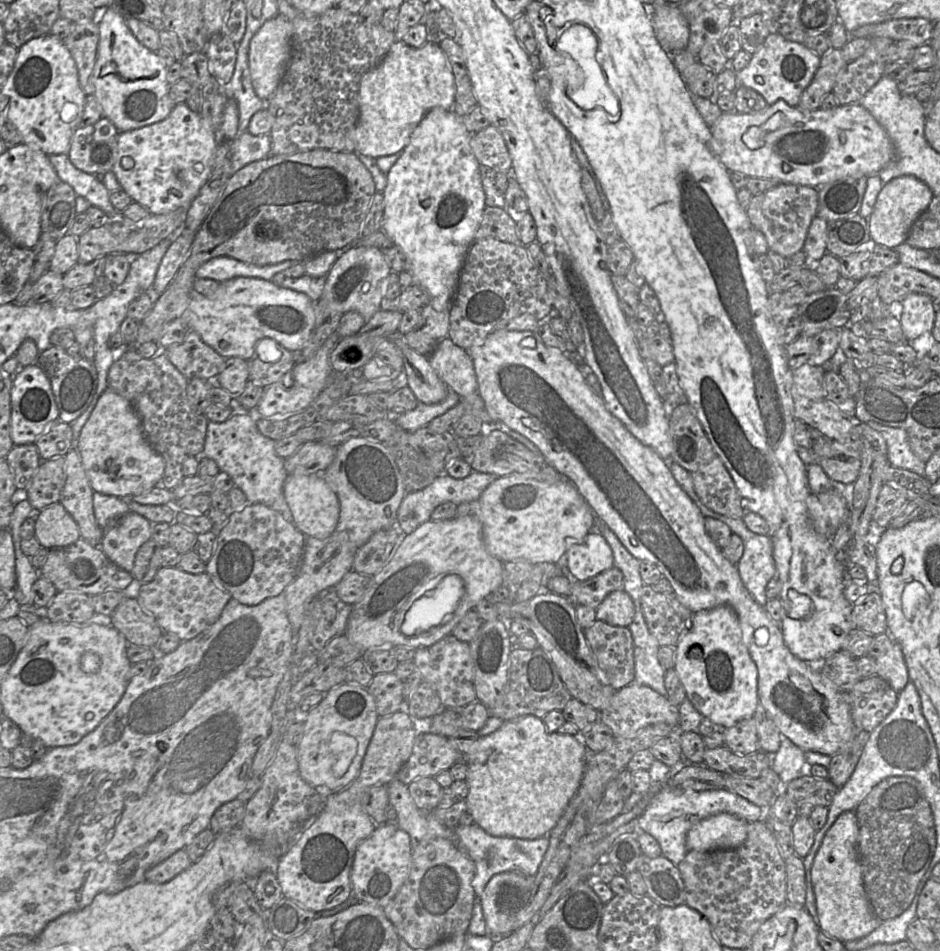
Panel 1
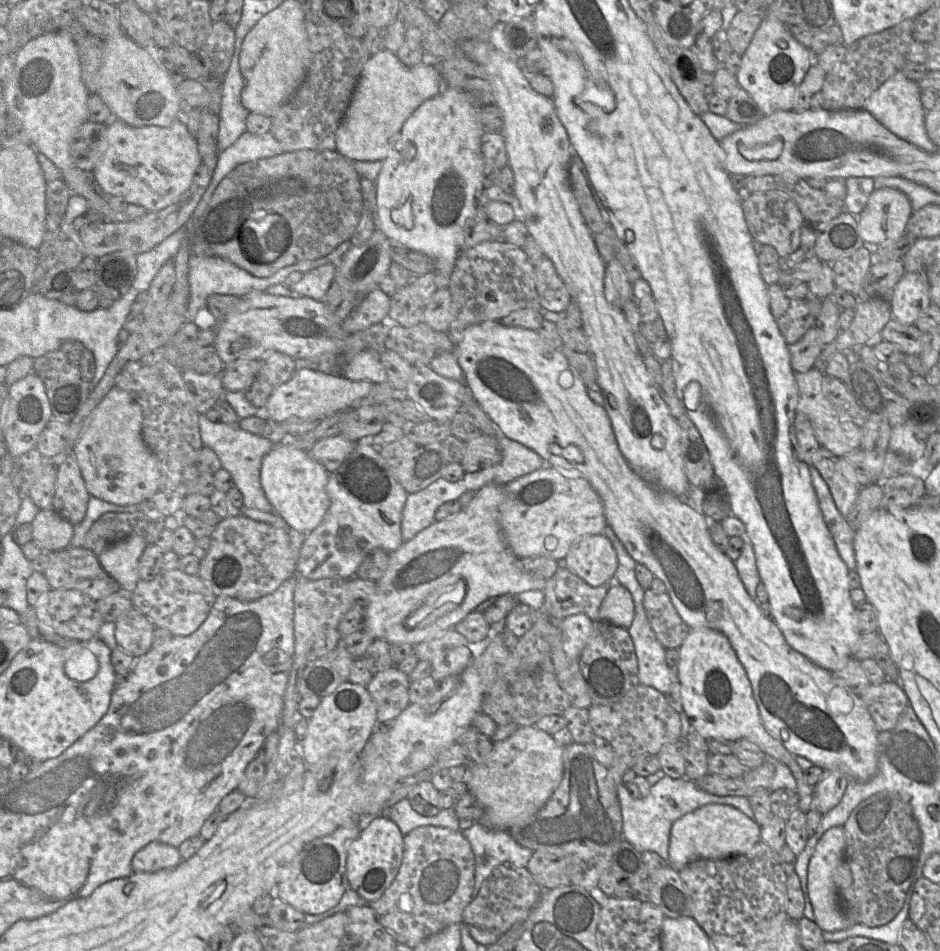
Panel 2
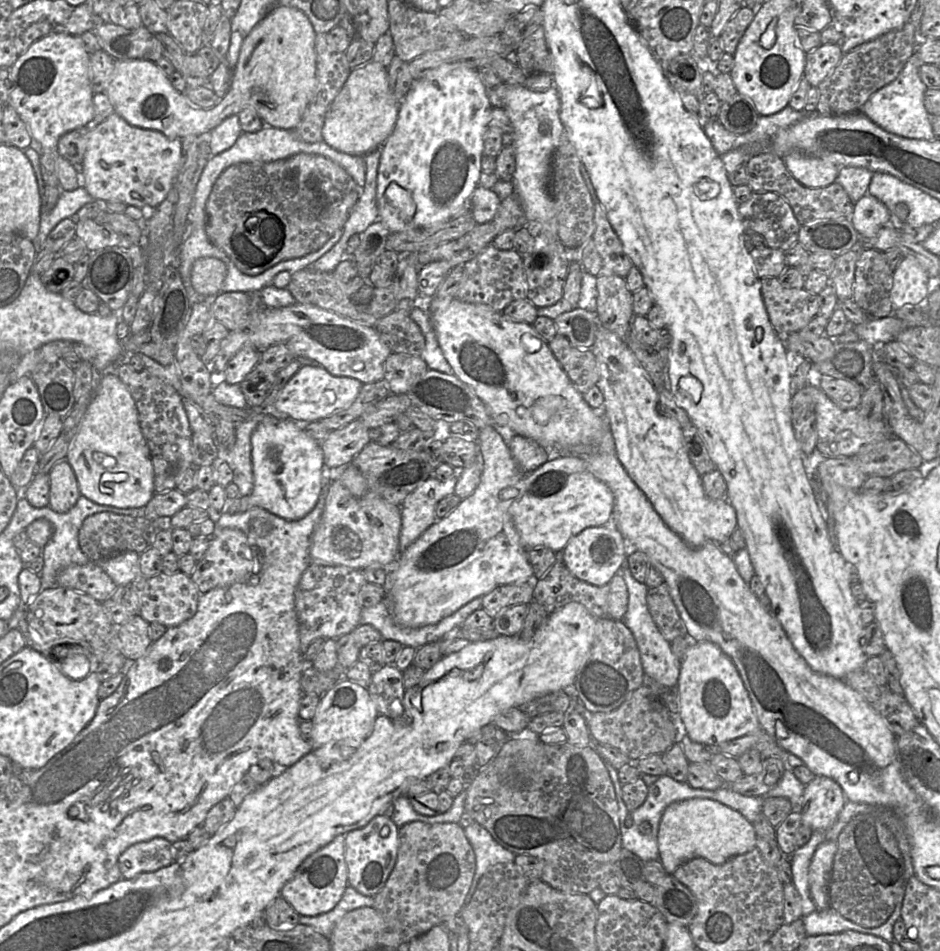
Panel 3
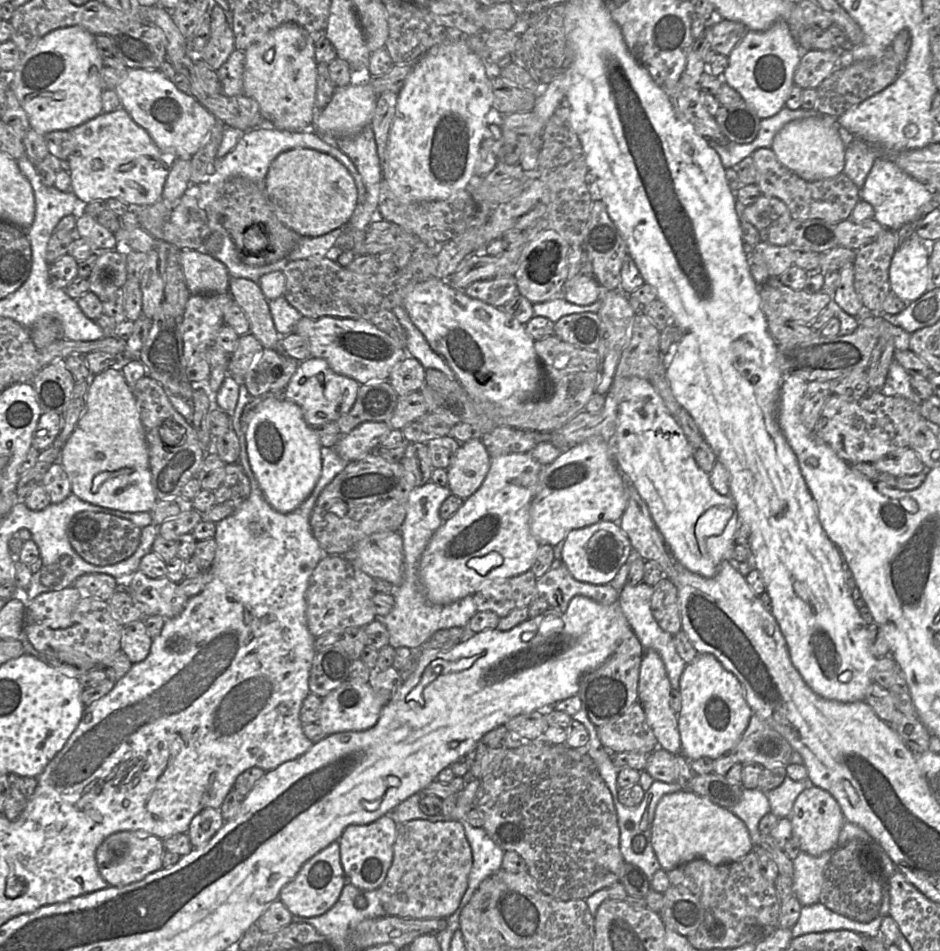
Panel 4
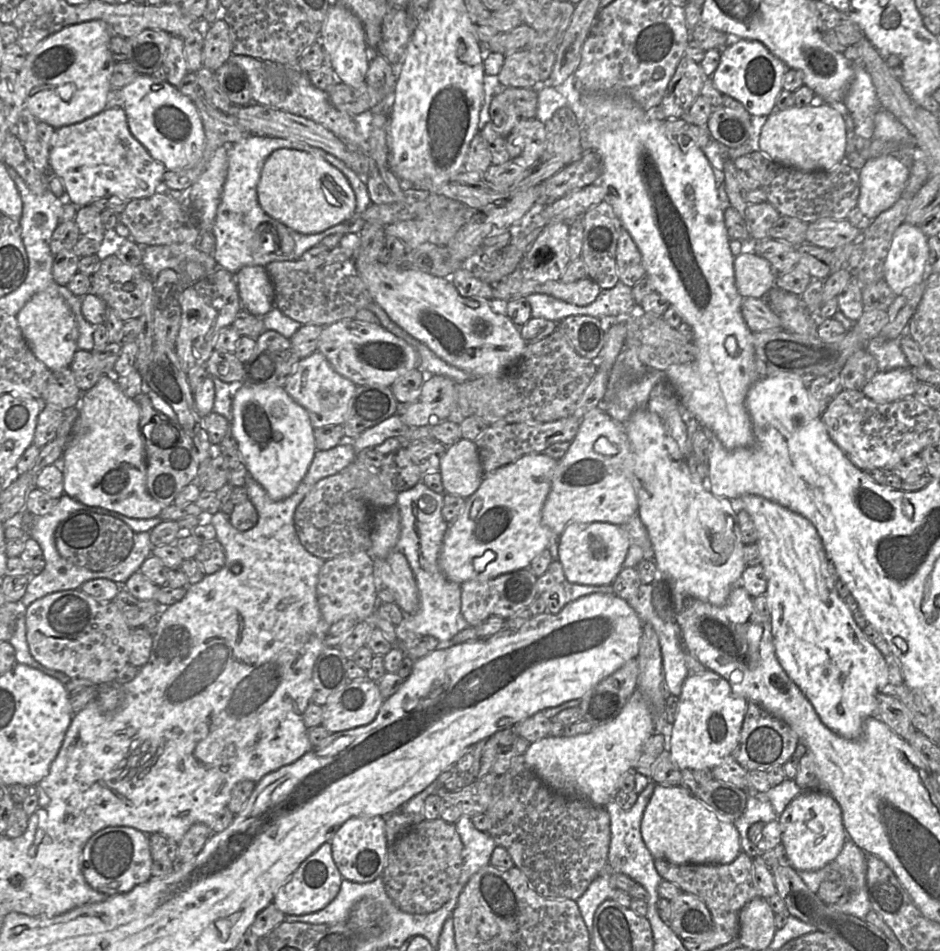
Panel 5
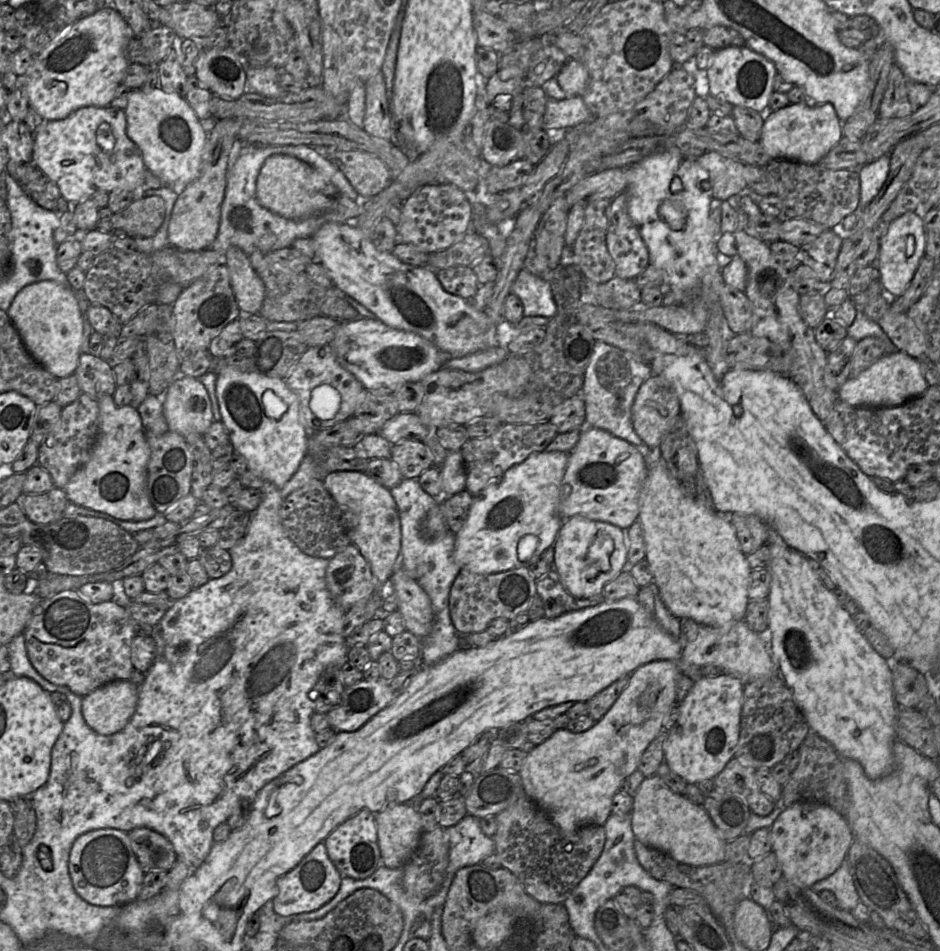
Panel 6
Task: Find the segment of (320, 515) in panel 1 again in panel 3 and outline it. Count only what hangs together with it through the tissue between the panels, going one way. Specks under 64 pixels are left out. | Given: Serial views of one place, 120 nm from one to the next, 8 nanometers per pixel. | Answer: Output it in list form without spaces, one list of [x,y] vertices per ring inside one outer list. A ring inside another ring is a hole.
[[[267,418],[251,436],[254,487],[248,496],[229,500],[225,511],[230,514],[261,507],[286,520],[305,517],[317,504],[323,487],[324,455],[321,446],[292,421]]]

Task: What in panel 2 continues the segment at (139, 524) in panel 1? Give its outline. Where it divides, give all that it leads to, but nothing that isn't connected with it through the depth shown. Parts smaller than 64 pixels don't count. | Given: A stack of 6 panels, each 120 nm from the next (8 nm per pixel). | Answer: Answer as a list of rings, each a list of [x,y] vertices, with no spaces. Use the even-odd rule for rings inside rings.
[[[132,535],[109,545],[97,557],[102,568],[122,588],[133,590],[140,580],[139,562],[147,545],[143,537]]]

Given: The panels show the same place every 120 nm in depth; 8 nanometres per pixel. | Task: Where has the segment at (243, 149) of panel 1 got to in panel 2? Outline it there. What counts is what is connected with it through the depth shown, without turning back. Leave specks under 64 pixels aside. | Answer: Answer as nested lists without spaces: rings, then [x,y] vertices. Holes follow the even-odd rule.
[[[245,131],[230,147],[222,150],[218,156],[217,165],[211,181],[194,210],[192,217],[184,226],[186,228],[186,237],[188,235],[188,239],[190,240],[196,233],[200,219],[214,191],[223,178],[235,167],[246,162],[271,158],[283,152],[279,142],[271,132],[262,135],[254,135],[248,131]]]

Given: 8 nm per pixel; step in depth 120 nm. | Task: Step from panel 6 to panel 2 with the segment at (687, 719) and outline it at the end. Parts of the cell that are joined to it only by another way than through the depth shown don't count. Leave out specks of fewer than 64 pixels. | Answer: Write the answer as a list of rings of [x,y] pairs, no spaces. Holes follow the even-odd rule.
[[[692,628],[680,646],[676,675],[681,685],[683,710],[690,725],[707,739],[737,741],[746,738],[756,743],[766,755],[790,769],[796,782],[799,809],[805,813],[809,812],[813,787],[807,783],[803,770],[795,761],[795,756],[799,755],[792,755],[765,729],[749,678],[729,639],[718,630]]]

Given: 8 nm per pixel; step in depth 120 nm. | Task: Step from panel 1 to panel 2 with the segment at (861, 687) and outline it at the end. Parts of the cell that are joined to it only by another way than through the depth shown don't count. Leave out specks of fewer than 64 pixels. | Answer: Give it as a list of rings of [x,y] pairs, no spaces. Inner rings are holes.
[[[888,681],[870,686],[859,695],[878,732],[893,729],[909,704],[899,682]]]

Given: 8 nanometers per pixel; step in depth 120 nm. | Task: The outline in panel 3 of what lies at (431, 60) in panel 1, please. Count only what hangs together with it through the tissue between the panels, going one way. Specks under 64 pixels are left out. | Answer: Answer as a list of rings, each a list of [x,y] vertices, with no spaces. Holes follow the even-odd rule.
[[[371,60],[352,69],[345,84],[332,102],[322,129],[323,141],[332,148],[355,156],[365,156],[382,147],[392,133],[400,103],[393,97],[387,68]]]

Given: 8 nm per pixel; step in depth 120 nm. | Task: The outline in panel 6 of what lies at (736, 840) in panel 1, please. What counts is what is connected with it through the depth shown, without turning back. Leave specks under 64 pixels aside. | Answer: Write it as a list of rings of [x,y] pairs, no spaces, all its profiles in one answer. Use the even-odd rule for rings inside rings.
[[[658,776],[645,777],[633,795],[632,830],[637,840],[660,850],[679,863],[691,866],[724,862],[727,841],[718,831],[702,805],[674,793]]]

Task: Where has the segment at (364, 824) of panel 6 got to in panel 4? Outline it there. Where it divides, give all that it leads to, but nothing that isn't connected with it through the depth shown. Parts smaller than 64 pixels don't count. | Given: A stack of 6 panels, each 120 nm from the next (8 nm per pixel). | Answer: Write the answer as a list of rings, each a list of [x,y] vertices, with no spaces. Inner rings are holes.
[[[391,812],[370,824],[353,824],[345,828],[338,842],[341,864],[348,882],[362,890],[374,890],[381,886],[393,860],[397,828]]]

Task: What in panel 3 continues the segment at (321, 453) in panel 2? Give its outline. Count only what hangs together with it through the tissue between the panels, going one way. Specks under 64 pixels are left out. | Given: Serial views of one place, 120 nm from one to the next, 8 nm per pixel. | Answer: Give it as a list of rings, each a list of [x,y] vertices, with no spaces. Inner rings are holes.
[[[360,419],[341,429],[331,431],[320,445],[324,455],[324,465],[338,468],[350,464],[371,442],[369,431],[370,429]]]

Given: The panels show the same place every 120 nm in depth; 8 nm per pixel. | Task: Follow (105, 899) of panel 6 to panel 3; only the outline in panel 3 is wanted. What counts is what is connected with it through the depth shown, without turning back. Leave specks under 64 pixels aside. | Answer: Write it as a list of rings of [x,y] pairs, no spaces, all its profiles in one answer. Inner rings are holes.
[[[163,837],[134,843],[118,858],[119,870],[124,879],[133,879],[145,872],[154,872],[173,862],[172,843]]]

